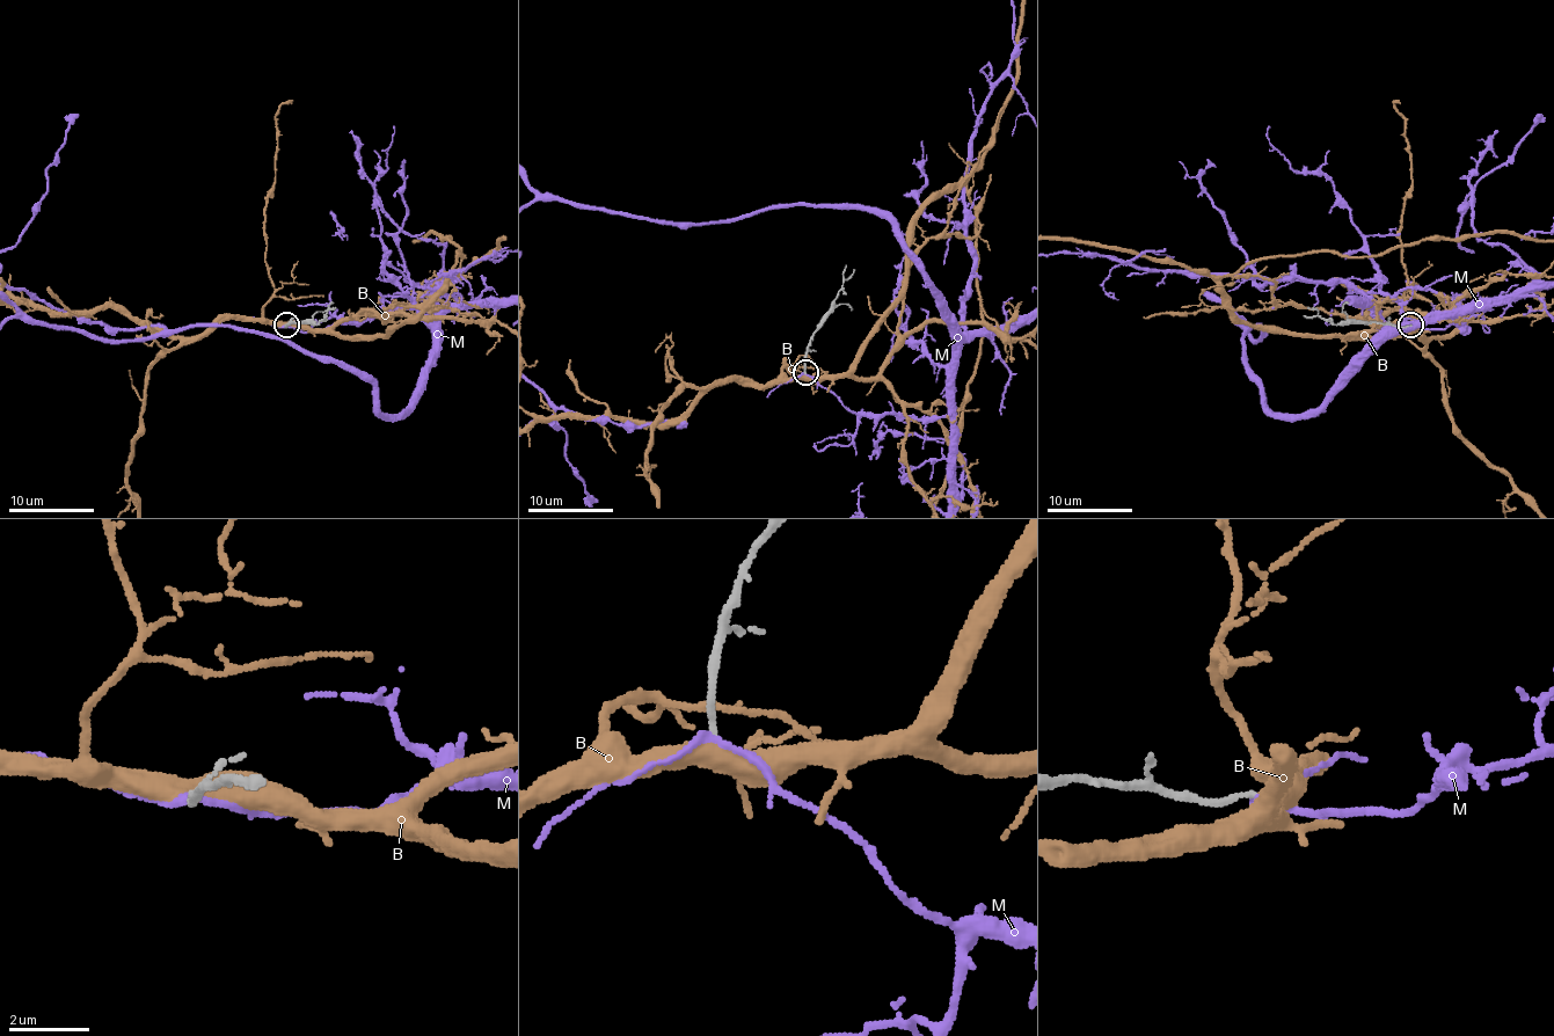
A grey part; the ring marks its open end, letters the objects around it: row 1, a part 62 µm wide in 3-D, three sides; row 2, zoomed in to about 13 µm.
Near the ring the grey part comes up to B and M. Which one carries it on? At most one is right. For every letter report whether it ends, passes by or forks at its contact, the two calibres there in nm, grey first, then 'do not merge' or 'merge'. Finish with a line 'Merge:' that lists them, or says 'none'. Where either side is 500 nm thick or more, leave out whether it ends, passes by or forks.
B: it passes by | 160/460 nm | merge
M: it passes by | 160/160 nm | do not merge
Merge: B

